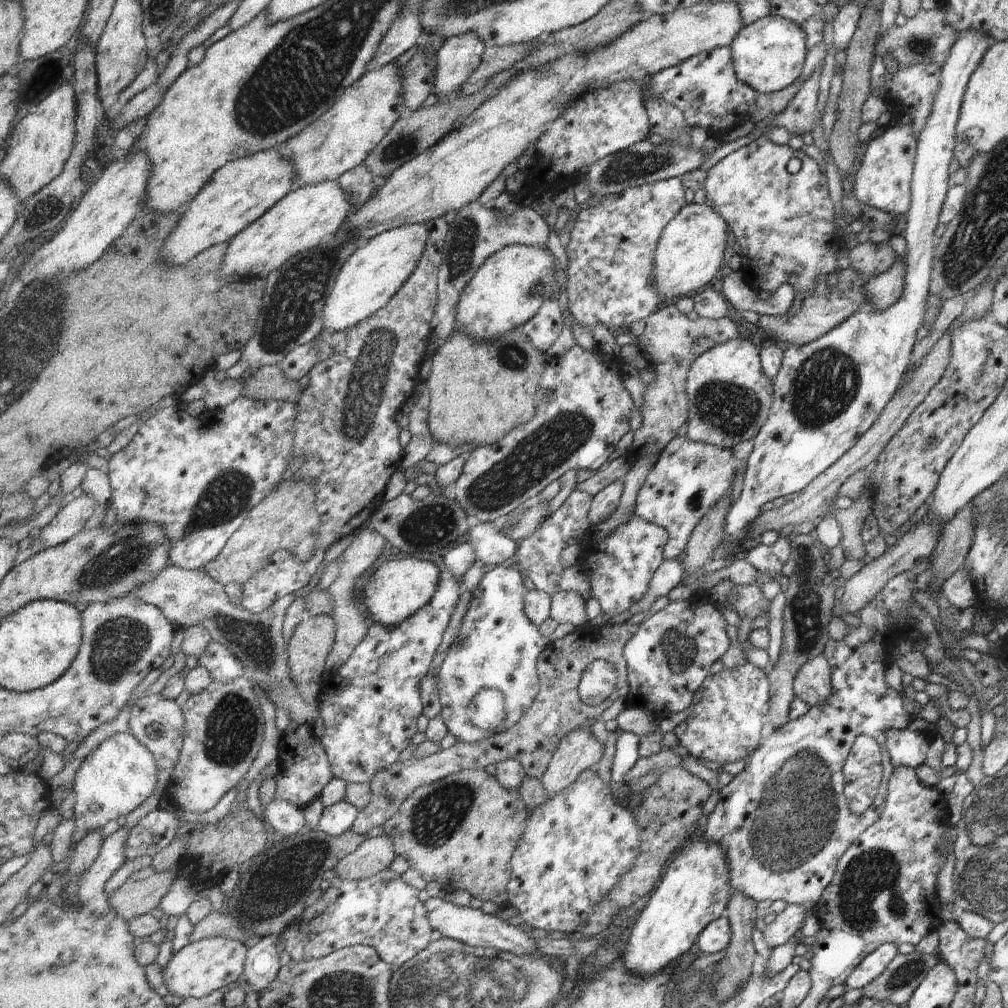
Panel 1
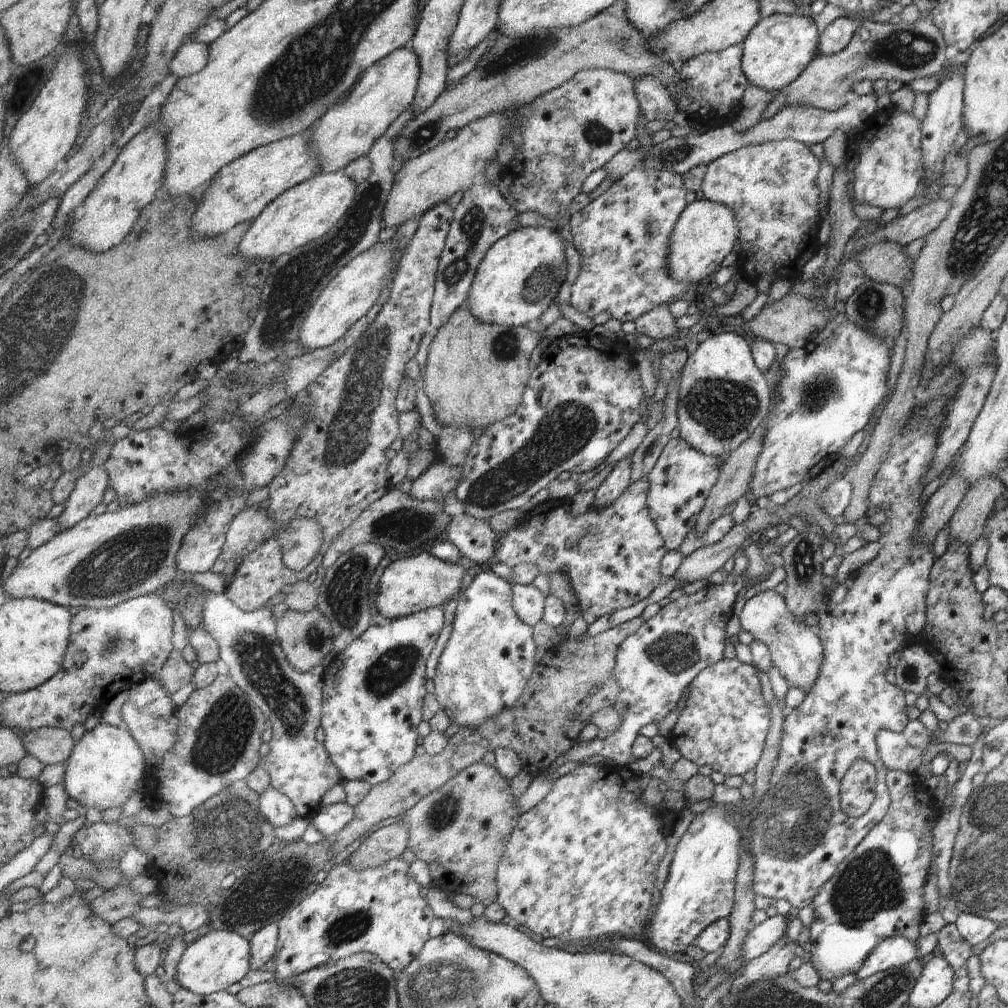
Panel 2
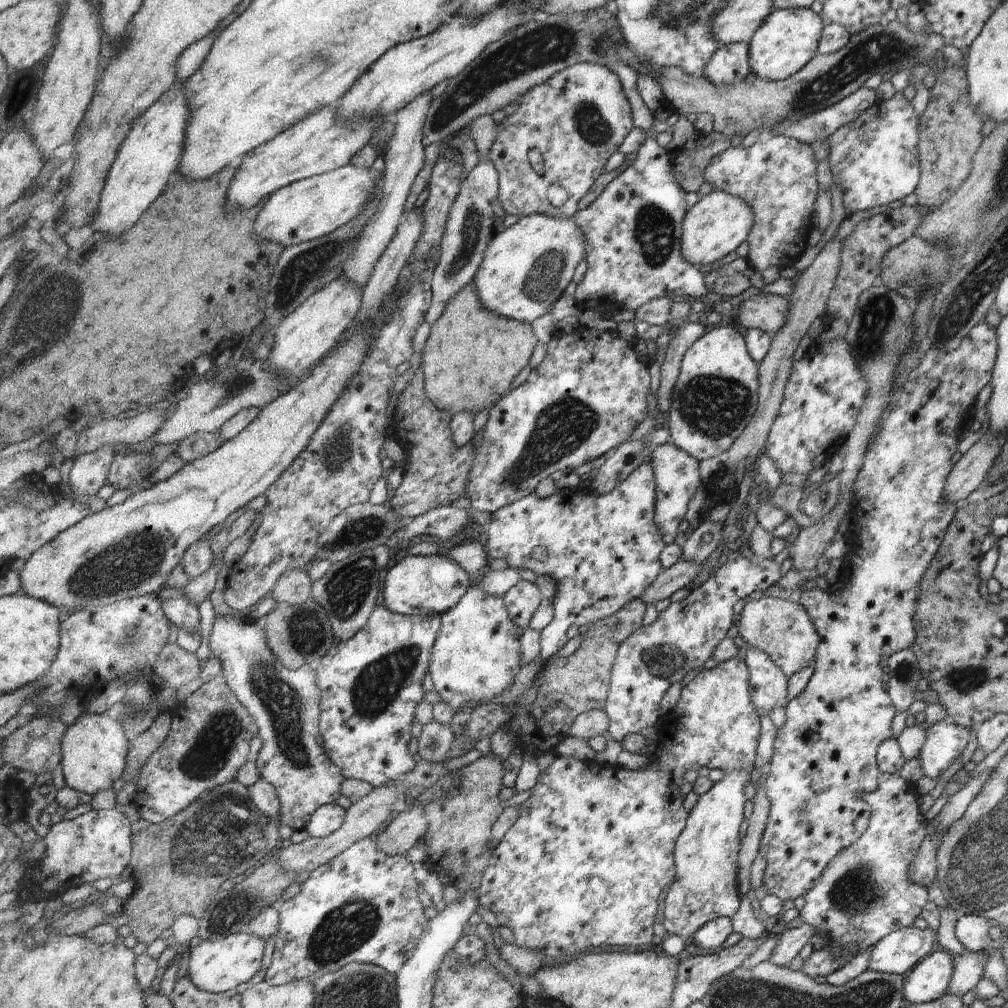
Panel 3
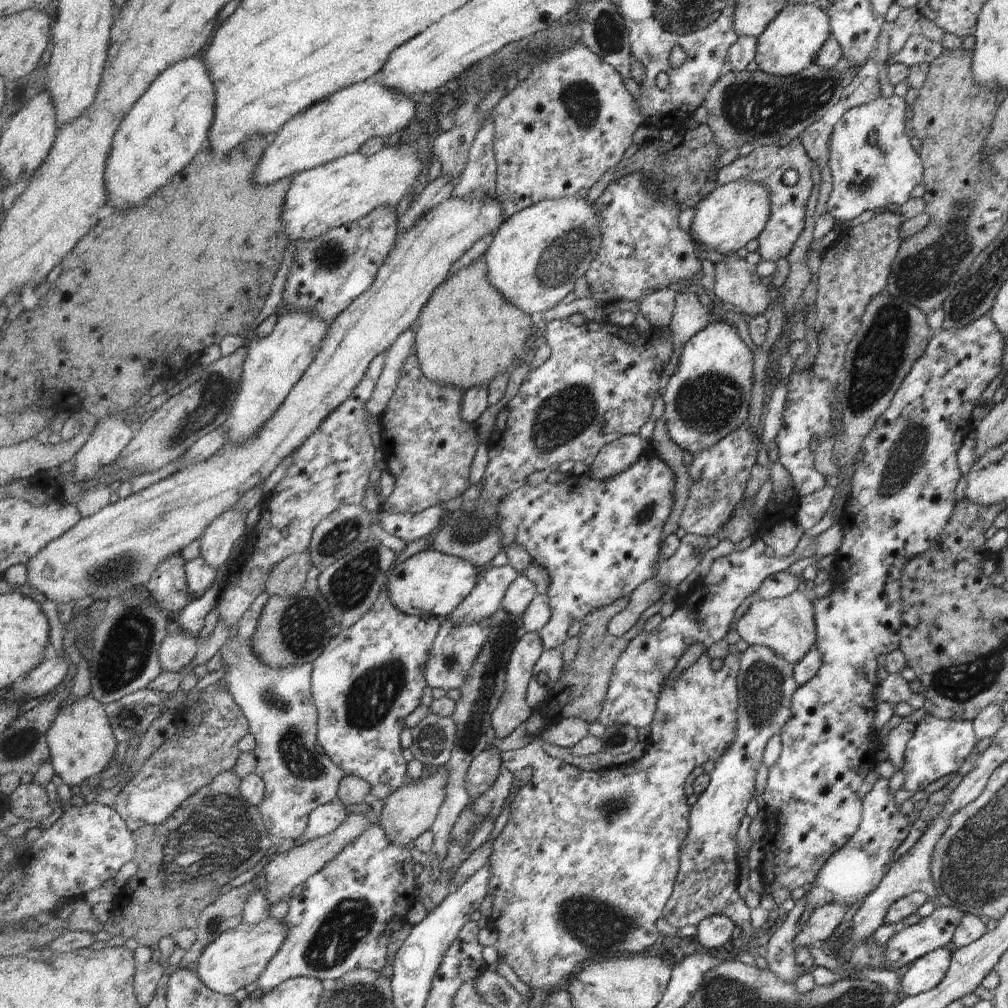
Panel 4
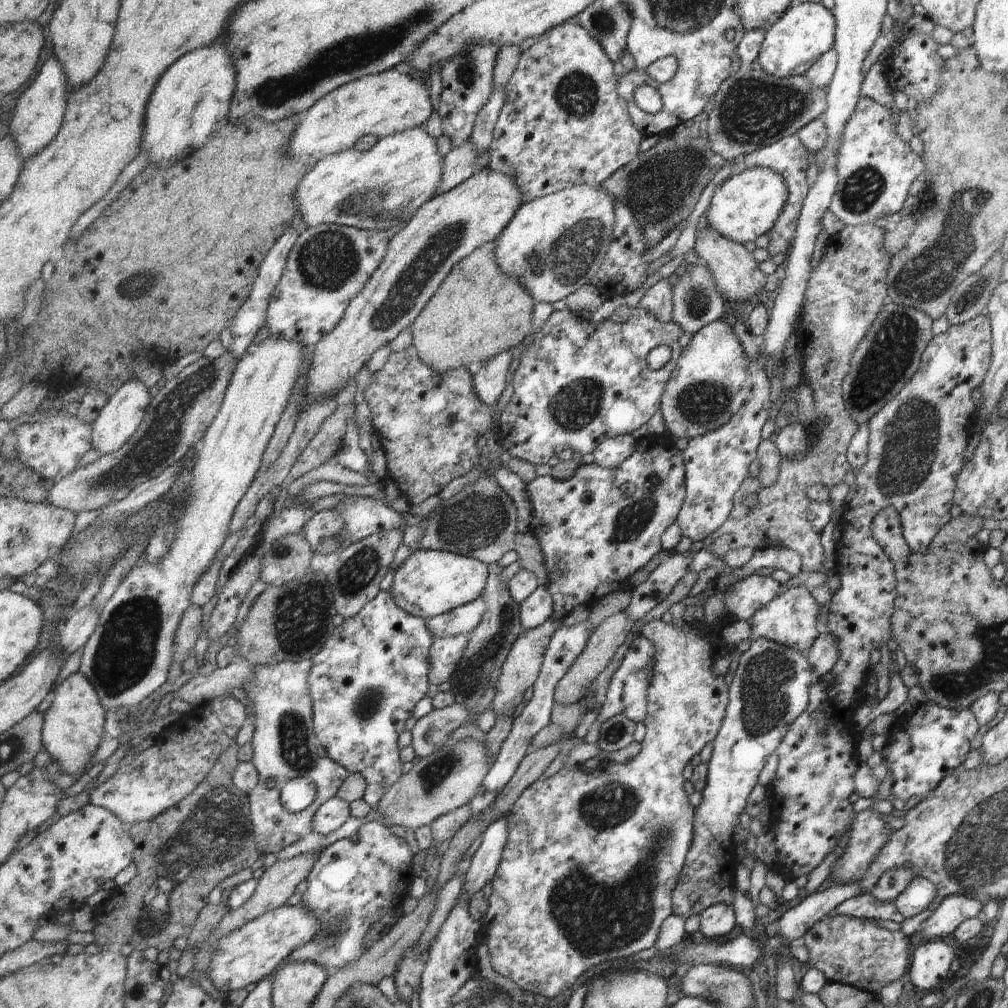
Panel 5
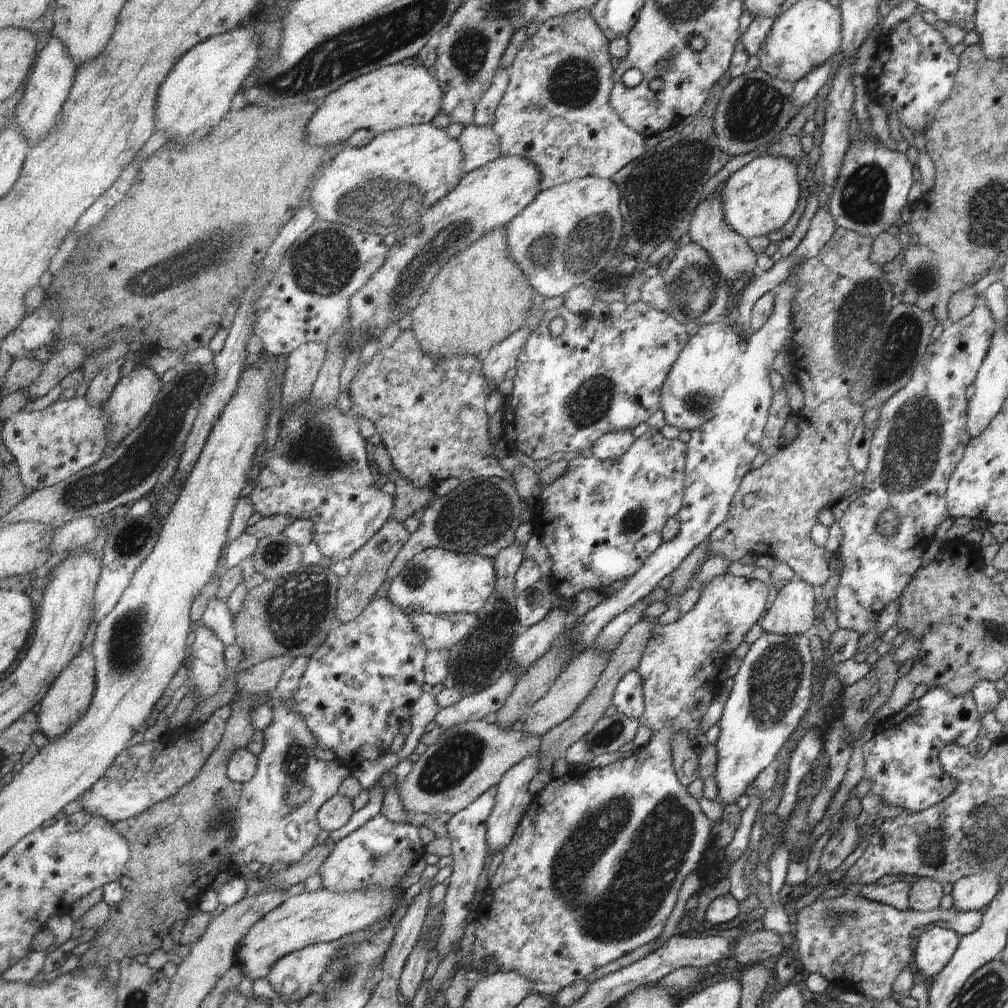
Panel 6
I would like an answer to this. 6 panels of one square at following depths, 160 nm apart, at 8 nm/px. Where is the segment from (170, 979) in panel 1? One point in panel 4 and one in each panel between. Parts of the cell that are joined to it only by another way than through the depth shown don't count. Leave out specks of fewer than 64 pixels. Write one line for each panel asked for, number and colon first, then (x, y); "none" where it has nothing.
2: (218, 959)
3: (216, 966)
4: (239, 957)

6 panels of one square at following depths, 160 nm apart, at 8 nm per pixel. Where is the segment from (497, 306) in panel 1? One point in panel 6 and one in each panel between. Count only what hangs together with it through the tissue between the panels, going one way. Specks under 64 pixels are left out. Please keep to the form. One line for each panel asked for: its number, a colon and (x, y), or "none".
2: (520, 277)
3: (527, 267)
4: (537, 256)
5: (555, 245)
6: (568, 234)

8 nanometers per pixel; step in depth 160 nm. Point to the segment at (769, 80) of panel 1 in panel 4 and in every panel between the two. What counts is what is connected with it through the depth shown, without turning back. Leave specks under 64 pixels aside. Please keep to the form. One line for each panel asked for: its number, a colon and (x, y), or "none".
2: (777, 49)
3: (786, 40)
4: (790, 43)

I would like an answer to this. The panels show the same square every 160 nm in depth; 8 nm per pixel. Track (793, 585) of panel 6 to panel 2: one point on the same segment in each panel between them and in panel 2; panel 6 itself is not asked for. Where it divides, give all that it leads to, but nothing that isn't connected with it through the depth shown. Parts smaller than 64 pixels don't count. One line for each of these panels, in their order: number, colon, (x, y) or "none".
2: (794, 648)
3: (780, 628)
4: (785, 625)
5: (789, 619)

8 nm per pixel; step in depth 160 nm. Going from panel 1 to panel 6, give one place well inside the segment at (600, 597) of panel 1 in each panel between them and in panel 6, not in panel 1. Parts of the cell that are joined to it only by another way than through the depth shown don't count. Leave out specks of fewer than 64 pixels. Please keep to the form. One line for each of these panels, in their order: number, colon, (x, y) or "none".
2: (613, 557)
3: (604, 551)
4: (599, 540)
5: (601, 526)
6: (601, 521)

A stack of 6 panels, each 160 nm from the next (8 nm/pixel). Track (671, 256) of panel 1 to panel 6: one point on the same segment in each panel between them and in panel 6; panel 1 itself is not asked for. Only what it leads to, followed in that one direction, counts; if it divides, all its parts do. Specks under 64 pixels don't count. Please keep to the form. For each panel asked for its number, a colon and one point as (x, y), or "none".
2: (703, 236)
3: (717, 223)
4: (732, 214)
5: (744, 206)
6: (757, 199)

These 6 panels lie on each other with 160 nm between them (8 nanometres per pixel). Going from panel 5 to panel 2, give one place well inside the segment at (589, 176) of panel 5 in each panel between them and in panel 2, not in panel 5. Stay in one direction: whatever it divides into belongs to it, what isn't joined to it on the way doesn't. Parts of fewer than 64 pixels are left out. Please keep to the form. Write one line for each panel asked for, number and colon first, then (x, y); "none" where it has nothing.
2: (577, 128)
3: (563, 132)
4: (558, 132)

